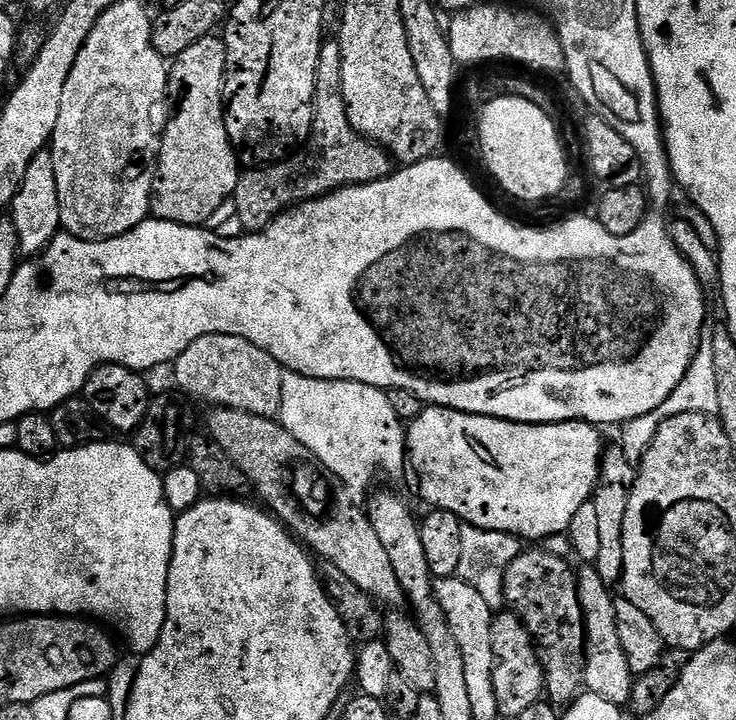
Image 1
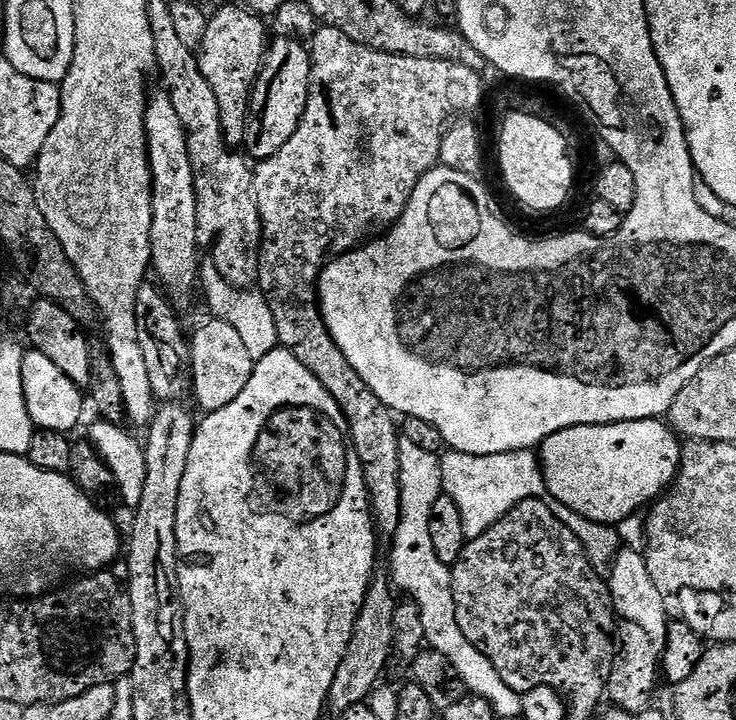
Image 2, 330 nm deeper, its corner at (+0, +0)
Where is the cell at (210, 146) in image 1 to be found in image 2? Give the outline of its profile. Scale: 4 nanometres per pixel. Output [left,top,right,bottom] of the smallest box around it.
[198,4,270,146]

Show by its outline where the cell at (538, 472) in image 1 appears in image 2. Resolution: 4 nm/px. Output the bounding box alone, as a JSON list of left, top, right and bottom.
[538,419,681,526]

